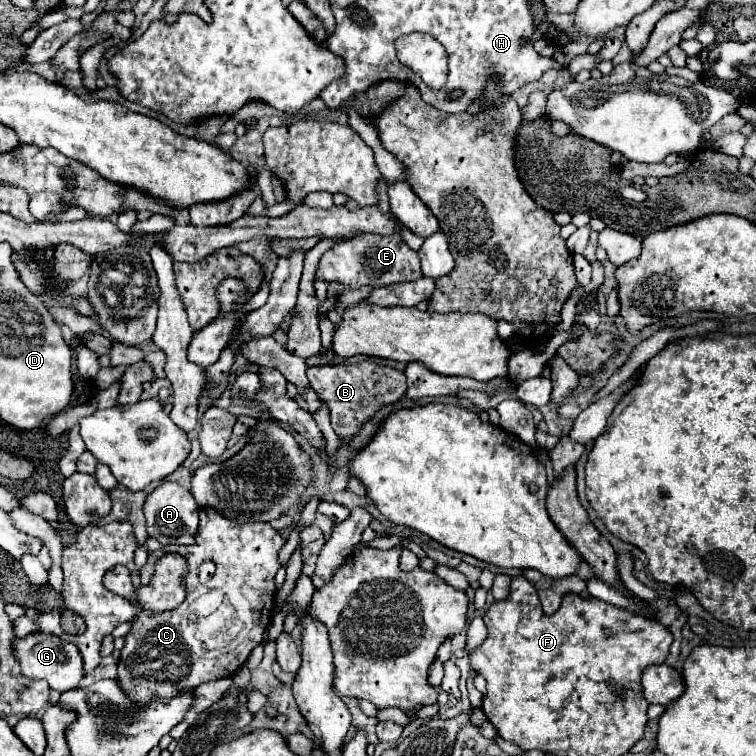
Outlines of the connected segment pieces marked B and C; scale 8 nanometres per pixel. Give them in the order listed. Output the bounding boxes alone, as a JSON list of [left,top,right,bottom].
[[308,360,406,442],[118,508,286,708]]

